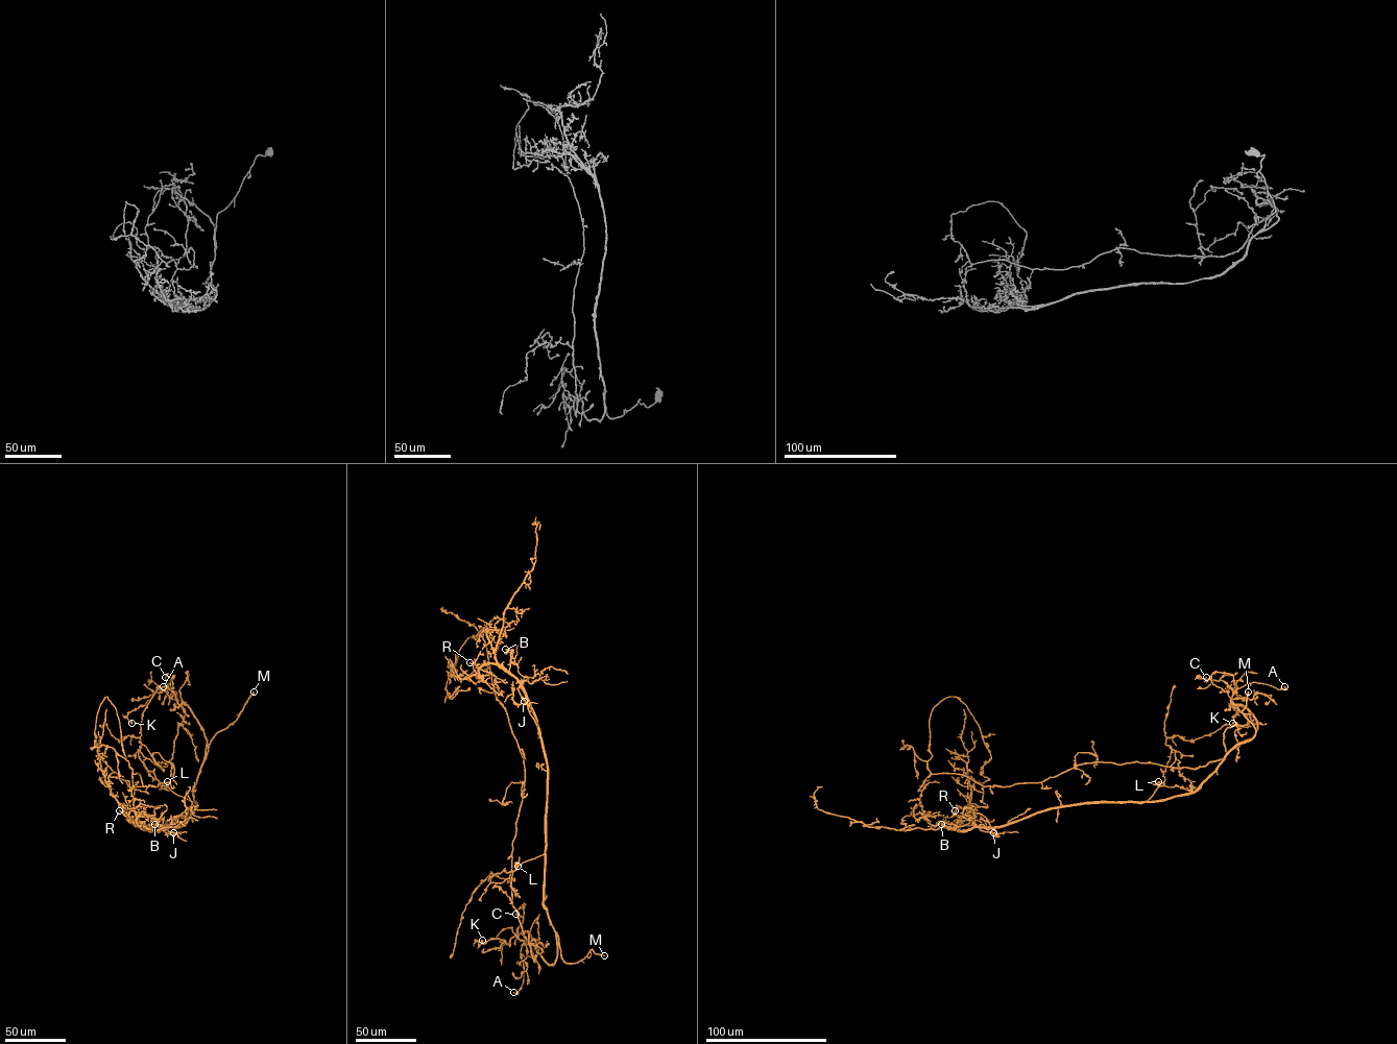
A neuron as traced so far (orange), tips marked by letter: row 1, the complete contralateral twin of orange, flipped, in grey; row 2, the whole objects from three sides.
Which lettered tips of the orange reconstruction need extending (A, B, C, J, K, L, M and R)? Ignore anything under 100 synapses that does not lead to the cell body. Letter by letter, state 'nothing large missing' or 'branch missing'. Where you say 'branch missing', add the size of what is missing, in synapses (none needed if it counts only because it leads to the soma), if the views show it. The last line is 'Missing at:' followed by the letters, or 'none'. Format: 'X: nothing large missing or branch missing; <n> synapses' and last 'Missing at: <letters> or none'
A: nothing large missing
B: nothing large missing
C: nothing large missing
J: nothing large missing
K: nothing large missing
L: nothing large missing
M: branch missing
R: nothing large missing
Missing at: M

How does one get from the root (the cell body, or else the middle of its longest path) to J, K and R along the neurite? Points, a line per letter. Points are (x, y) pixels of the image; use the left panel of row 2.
J: (184, 718), (183, 703), (202, 729), (207, 748), (193, 791), (196, 806), (181, 826), (169, 827), (173, 832)
K: (184, 718), (175, 695), (167, 686), (158, 686), (145, 704), (127, 713), (131, 723)
R: (184, 718), (183, 703), (207, 738), (190, 817), (181, 826), (148, 831), (119, 810)

